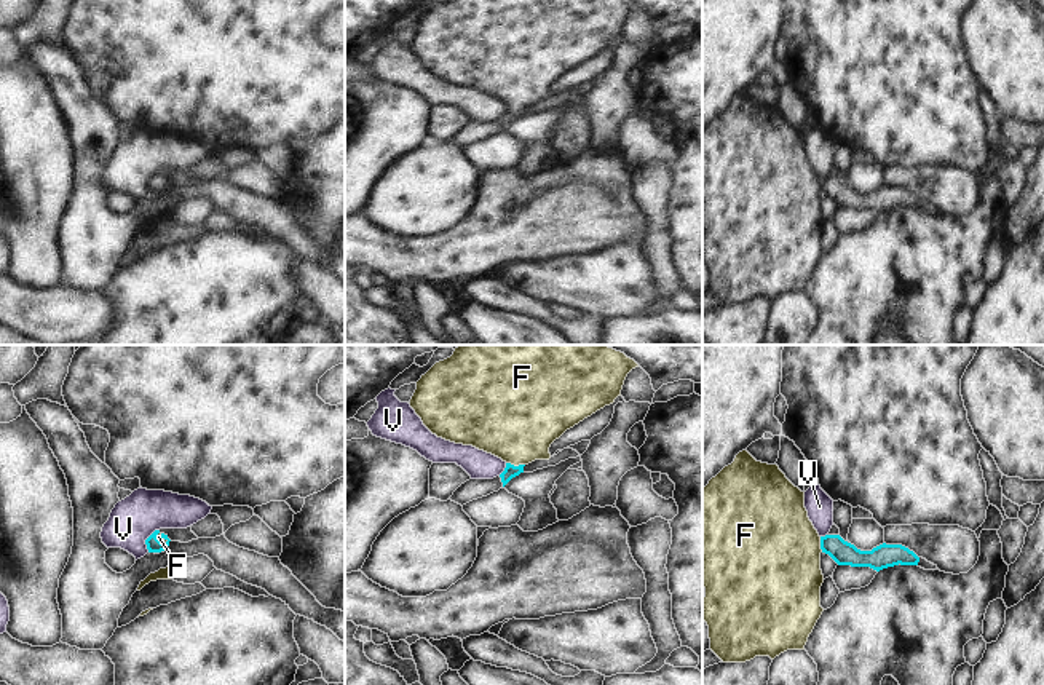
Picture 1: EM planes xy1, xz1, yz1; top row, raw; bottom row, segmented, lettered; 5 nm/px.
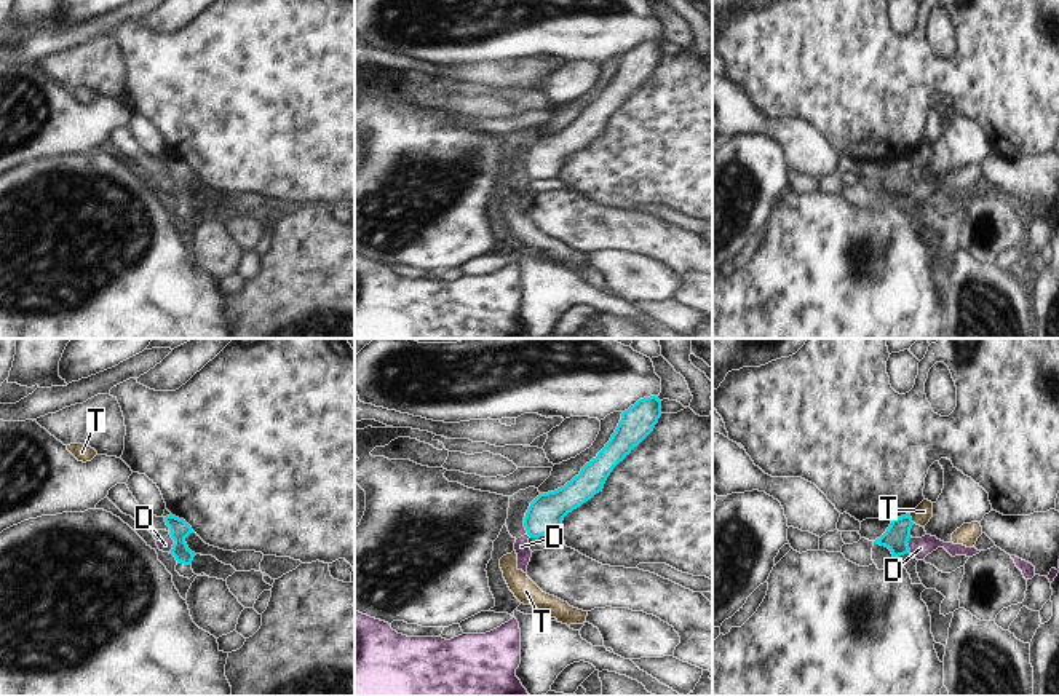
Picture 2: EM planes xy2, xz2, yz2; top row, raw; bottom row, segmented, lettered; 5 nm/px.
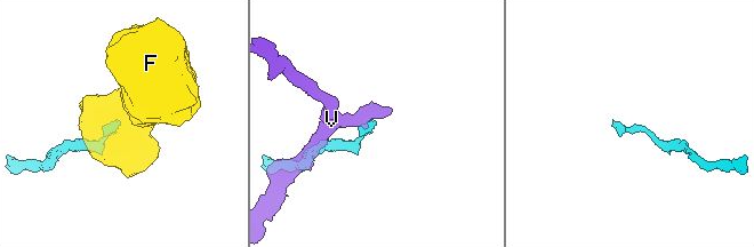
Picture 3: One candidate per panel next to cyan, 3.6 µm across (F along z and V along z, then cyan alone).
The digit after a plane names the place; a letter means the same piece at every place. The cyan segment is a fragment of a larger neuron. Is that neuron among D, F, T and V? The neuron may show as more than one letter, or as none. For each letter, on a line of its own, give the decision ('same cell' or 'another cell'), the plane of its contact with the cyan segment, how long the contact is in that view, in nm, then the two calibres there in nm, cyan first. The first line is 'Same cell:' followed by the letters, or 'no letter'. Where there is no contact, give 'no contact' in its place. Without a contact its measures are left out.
Same cell: F
D: another cell; contact in xy2; length 100 nm; calibres 100 and 70 nm
F: same cell; contact in xz1; length 100 nm; calibres 70 and 440 nm
T: another cell; contact in yz2; length 50 nm; calibres 120 and 90 nm
V: another cell; contact in xy1; length 130 nm; calibres 80 and 220 nm

